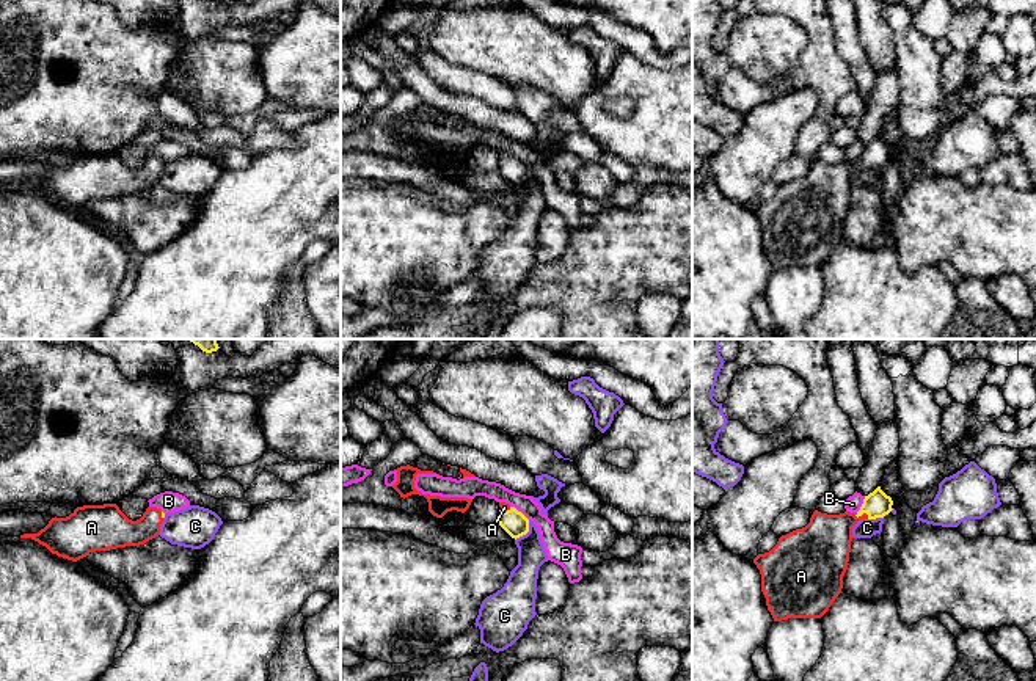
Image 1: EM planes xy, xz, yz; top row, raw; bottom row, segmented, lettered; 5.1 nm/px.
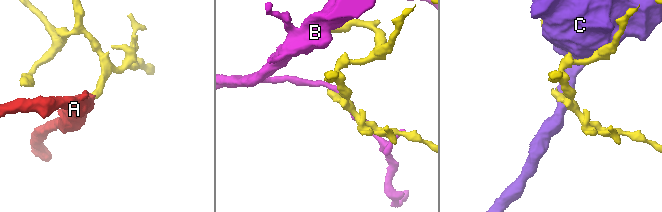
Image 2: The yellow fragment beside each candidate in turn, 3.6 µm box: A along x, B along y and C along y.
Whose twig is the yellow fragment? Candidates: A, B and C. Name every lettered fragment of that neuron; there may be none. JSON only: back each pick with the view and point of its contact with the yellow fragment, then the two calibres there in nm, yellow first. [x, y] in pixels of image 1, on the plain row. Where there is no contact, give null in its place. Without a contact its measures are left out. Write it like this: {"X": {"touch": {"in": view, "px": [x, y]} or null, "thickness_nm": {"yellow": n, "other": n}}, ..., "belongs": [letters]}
{"A": {"touch": {"in": "yz", "px": [862, 162]}, "thickness_nm": {"yellow": 140, "other": 280}}, "belongs": ["A"]}

